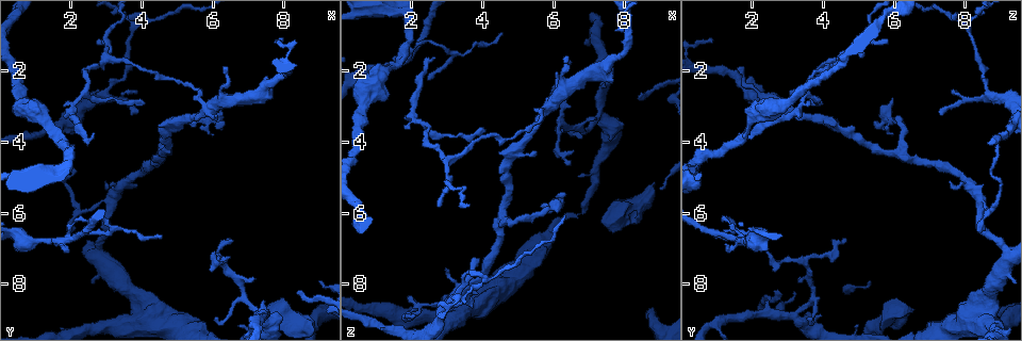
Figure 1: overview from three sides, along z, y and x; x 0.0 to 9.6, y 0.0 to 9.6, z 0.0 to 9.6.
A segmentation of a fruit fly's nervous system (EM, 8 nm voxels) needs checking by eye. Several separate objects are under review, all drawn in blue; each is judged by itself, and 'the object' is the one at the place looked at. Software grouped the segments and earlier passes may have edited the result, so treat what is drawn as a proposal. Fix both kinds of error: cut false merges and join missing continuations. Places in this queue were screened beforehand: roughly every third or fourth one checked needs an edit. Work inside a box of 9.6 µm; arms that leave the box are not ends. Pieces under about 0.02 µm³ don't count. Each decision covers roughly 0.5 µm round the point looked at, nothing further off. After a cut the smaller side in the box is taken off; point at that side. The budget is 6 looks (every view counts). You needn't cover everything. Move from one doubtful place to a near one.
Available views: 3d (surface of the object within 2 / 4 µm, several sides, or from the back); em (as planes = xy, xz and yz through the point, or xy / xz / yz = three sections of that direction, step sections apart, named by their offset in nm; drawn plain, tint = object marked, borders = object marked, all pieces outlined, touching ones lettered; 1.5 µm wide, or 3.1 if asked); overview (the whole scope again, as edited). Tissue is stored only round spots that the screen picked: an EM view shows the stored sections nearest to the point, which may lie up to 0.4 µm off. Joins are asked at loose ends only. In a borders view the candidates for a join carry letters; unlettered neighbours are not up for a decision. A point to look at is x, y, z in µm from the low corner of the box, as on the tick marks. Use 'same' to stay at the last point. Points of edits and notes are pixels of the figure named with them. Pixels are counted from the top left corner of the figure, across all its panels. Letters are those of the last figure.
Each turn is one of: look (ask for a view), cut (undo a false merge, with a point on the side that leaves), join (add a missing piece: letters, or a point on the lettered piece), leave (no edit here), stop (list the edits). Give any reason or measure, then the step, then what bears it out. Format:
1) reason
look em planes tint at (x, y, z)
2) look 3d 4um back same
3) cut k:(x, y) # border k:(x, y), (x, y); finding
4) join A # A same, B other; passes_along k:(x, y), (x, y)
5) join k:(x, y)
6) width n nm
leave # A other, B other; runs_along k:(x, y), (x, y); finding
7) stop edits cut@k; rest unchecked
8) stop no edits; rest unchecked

an open end
look em planes borders at (6.50, 6.75, 4.70)

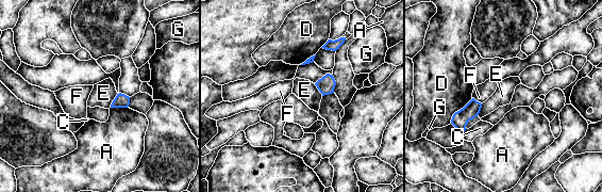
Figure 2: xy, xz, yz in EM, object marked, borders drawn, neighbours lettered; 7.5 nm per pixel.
leave # A other, C other, D other, E other, F other, G other; border 2:(128, 106), (111, 108); none of them fits

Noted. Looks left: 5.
branch stops here
look 3d 2um at (1.70, 6.95, 1.15)

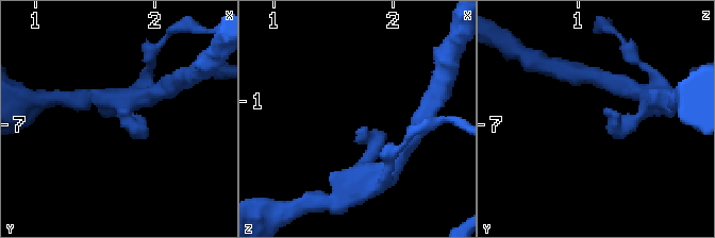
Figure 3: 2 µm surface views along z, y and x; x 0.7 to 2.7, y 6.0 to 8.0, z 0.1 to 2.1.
arms 3; shape alone is not enough
look em planes borders at (1.72, 6.90, 1.22)

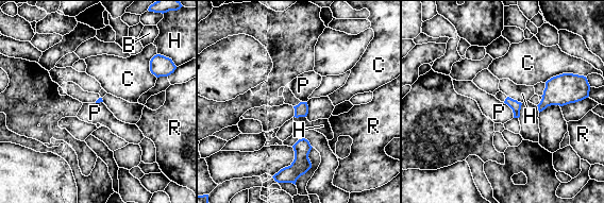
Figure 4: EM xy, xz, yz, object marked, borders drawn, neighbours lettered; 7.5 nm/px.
longest_contact C 220 nm
leave # B other, C other, H other, P other, R other; border 4:(503, 102), (512, 110), (514, 117); none of them fits

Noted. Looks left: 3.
an open end
look 3d 2um at (4.10, 2.95, 3.65)

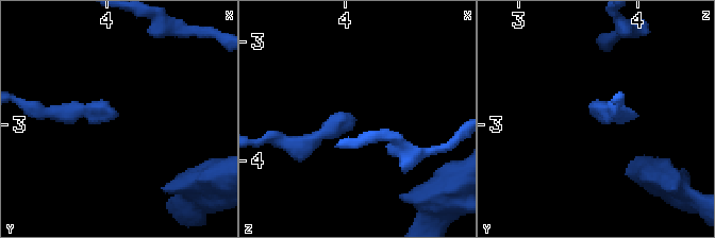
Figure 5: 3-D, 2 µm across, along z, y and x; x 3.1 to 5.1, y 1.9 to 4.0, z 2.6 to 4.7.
look em planes plain at (4.06, 2.92, 3.62)

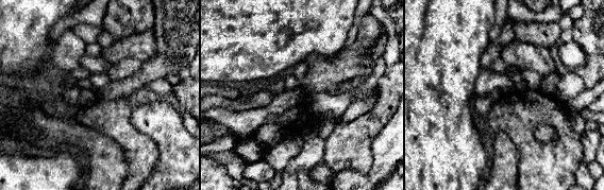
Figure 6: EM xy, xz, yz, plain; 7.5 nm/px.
what lies round it
look em planes borders same

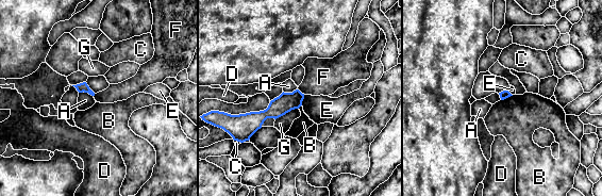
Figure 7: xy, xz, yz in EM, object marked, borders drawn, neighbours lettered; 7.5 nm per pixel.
longest_contact G 200 nm
leave # A other, B other, C other, D other, E other, F other, G other; runs_along 7:(301, 96), (266, 113), (251, 131); no lettered piece goes on from it

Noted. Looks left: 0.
stop no edits; rest unchecked

